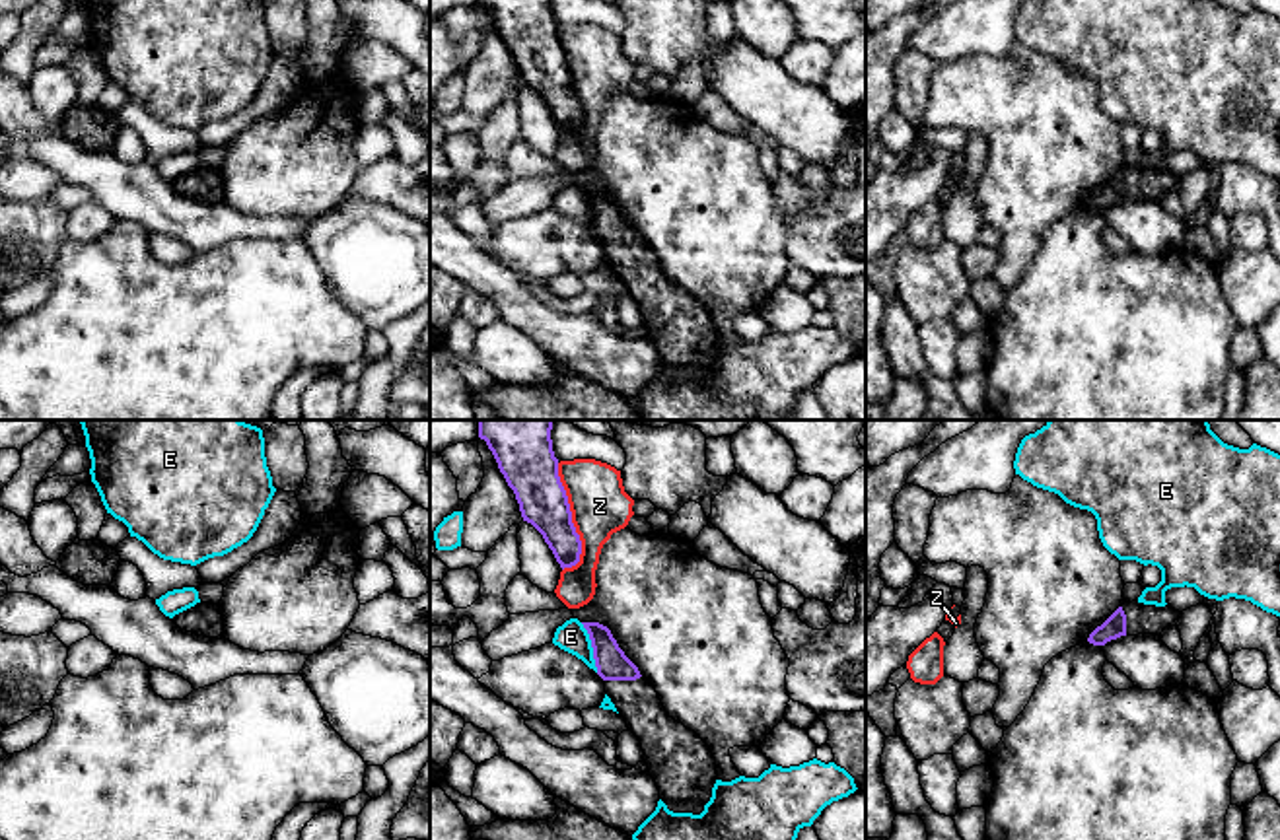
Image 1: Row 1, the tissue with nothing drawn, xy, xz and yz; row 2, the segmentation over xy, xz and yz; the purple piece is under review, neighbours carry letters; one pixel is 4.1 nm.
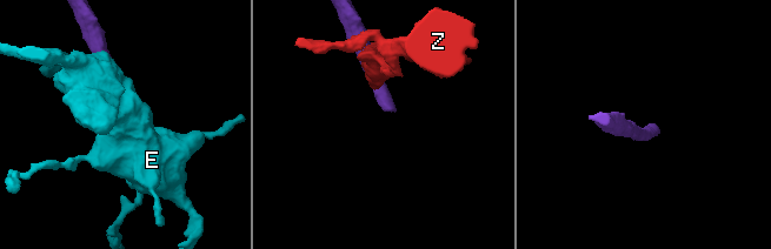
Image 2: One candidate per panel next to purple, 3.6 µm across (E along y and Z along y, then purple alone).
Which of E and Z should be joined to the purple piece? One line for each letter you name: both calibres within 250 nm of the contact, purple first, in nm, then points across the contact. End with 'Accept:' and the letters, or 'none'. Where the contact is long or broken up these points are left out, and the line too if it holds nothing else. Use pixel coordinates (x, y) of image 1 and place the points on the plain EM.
Accept: none

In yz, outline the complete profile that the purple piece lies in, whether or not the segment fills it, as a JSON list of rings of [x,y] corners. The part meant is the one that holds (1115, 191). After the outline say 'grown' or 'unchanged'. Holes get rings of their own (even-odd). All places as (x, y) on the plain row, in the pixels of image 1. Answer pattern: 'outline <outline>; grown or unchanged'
outline [[[1138,165],[1122,167],[1101,191],[1089,198],[1087,206],[1093,210],[1105,210],[1120,200],[1161,200],[1165,192],[1177,191],[1179,179],[1181,177],[1169,169],[1156,171]]]; grown

